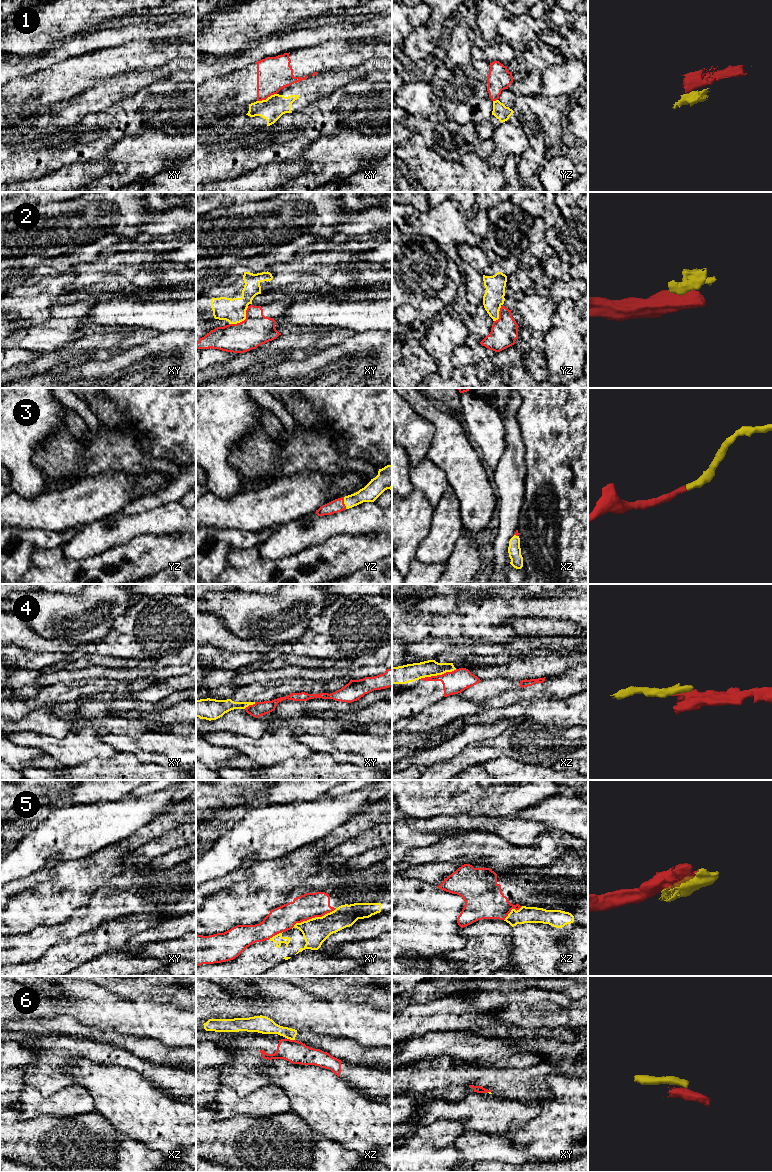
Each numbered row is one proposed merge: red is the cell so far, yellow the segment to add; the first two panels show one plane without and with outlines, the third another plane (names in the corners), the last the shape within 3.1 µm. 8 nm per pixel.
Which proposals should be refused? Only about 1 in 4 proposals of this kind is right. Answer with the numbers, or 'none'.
1, 2, 4, 5, 6

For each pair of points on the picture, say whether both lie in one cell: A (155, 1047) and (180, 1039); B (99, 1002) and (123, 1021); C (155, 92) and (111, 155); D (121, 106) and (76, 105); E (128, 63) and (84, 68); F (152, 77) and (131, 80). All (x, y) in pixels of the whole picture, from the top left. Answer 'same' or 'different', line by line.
A: different
B: same
C: different
D: different
E: same
F: same

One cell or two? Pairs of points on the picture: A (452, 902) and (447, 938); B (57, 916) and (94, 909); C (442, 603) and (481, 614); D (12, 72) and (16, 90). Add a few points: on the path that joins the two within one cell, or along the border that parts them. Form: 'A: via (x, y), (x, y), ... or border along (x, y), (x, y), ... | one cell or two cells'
A: via (450, 911), (449, 929) | one cell
B: border along (74, 911), (62, 923), (51, 924) | two cells
C: border along (480, 601), (462, 601), (454, 610) | two cells
D: border along (36, 71), (25, 76), (15, 77), (10, 81) | two cells

